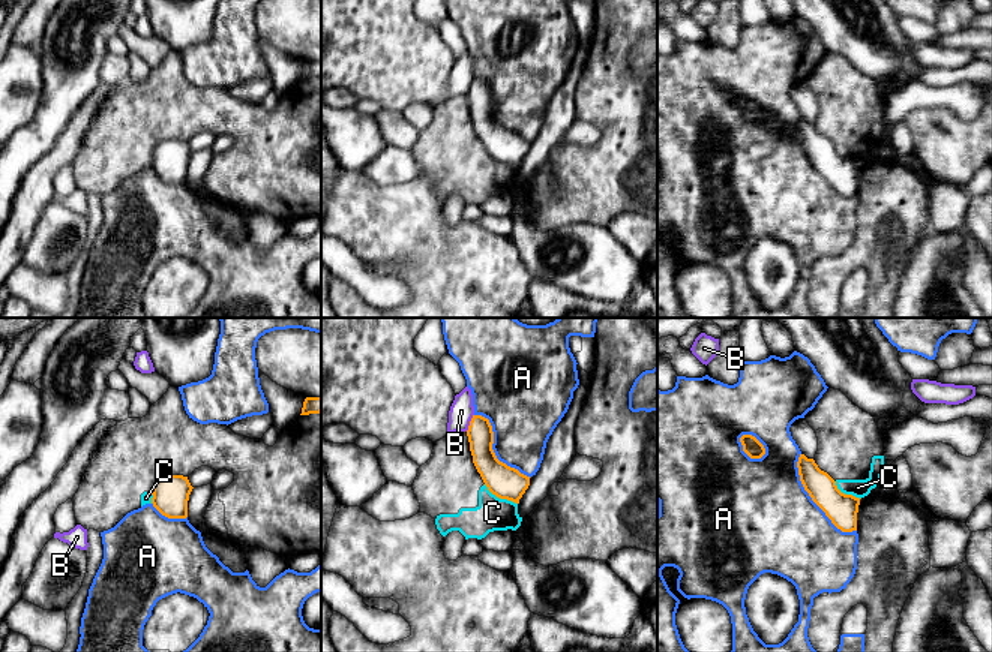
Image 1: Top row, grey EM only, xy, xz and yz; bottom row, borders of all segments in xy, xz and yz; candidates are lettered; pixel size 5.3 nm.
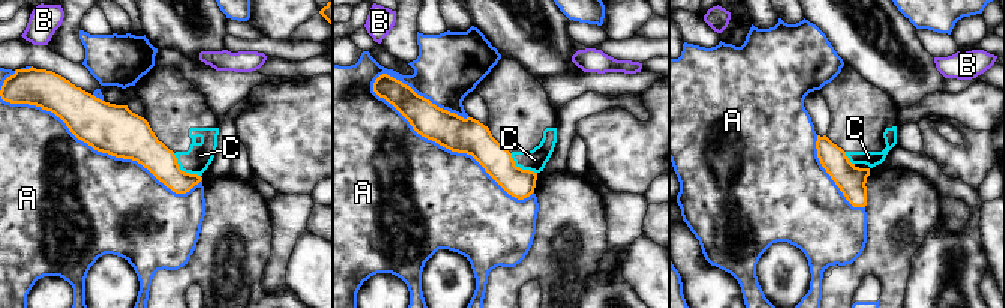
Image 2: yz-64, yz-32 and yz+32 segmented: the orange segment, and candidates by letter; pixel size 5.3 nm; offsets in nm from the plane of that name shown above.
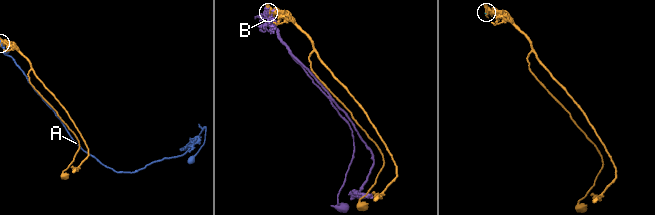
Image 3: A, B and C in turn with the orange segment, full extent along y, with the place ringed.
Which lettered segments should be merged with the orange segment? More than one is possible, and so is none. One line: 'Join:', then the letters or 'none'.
Join: none

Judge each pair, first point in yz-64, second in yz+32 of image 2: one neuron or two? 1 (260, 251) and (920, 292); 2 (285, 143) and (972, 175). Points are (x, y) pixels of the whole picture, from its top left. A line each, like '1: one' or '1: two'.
1: two
2: one

